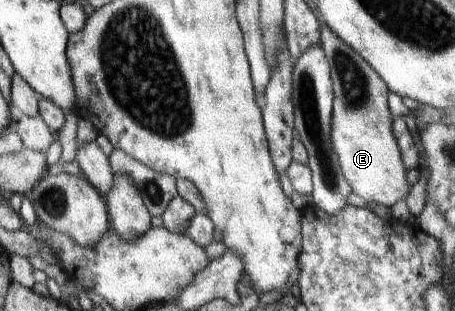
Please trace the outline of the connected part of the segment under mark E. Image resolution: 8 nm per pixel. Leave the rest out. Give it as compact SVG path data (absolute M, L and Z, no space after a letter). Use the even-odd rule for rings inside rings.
M323 19L318 20L321 24L320 45L330 65L334 89L331 141L339 167L353 194L363 201L391 207L397 201L406 200L411 193L411 185L407 183L408 171L401 161L397 141L391 133L393 119L388 106L388 95L391 92L361 54L339 39L323 23Z

